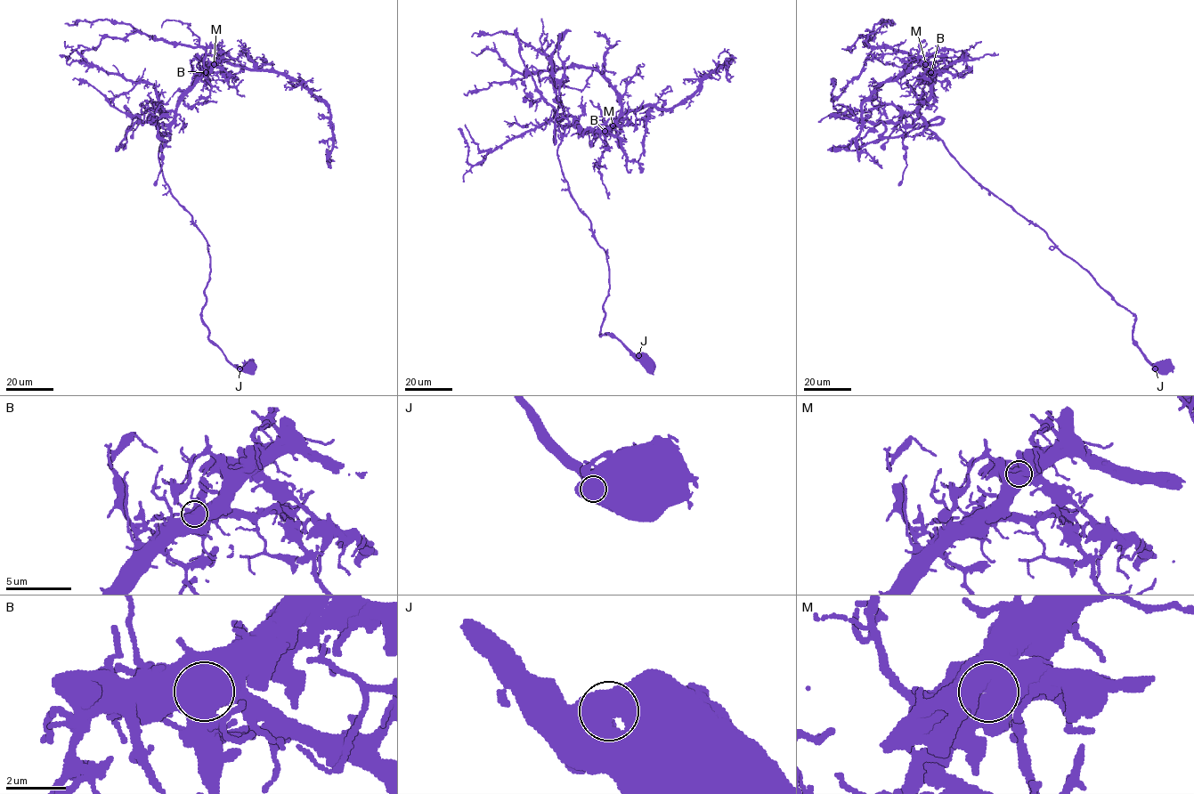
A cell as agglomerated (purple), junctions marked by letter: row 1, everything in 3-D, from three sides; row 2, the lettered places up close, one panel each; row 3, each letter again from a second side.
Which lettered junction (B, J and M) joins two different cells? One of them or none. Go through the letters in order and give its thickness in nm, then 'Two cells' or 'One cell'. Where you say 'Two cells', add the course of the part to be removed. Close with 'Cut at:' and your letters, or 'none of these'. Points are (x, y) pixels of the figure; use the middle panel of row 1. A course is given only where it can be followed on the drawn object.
B: Thickness 1000 nm. One cell
J: Thickness 1000 nm. One cell
M: Thickness 1050 nm. Two cells. Course of the part to remove: (613, 125), (634, 125), (636, 114), (631, 110)
Cut at: M

